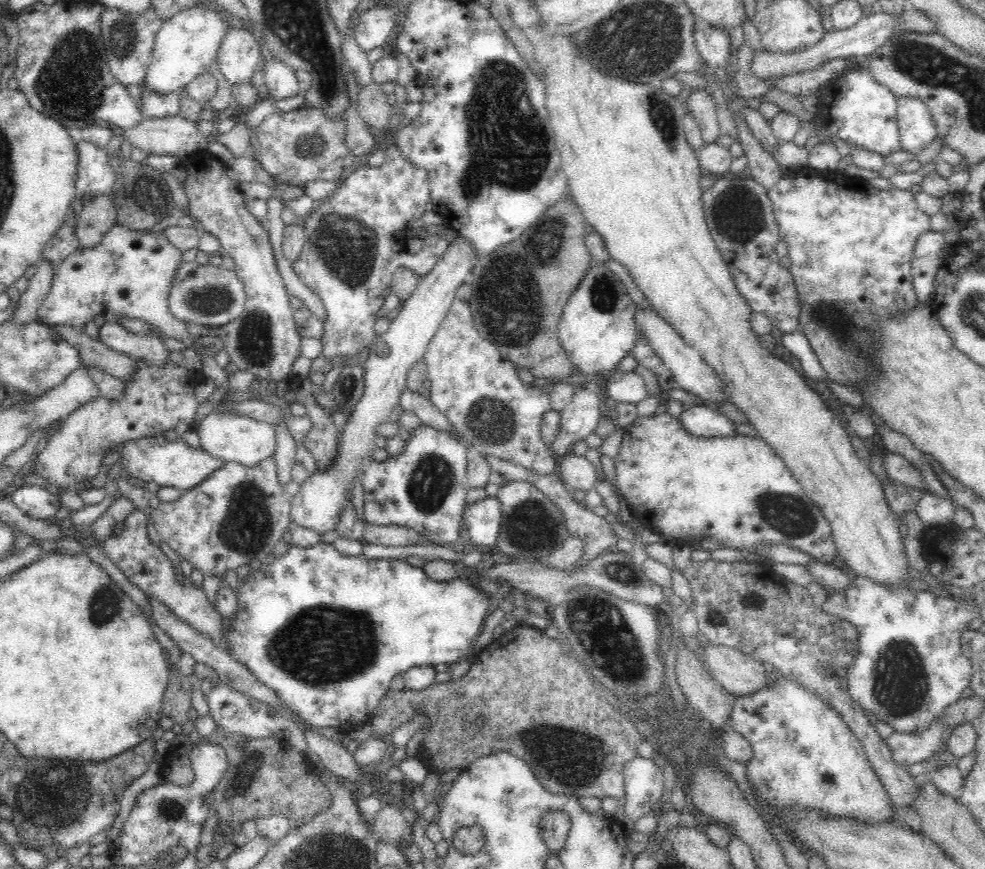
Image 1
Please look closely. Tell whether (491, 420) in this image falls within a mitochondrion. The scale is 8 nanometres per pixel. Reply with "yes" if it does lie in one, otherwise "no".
yes

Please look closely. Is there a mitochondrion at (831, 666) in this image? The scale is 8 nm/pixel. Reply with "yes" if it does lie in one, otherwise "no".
yes

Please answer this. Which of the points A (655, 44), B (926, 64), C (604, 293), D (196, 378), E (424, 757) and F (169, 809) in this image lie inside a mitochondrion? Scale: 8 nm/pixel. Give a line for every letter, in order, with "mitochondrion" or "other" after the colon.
A: mitochondrion
B: mitochondrion
C: mitochondrion
D: other
E: other
F: mitochondrion

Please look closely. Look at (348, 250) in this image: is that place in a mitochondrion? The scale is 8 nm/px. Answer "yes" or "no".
yes

